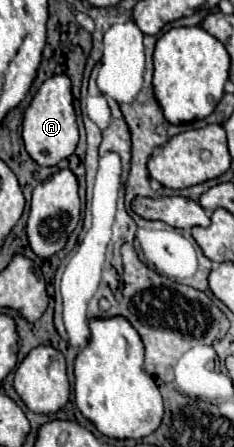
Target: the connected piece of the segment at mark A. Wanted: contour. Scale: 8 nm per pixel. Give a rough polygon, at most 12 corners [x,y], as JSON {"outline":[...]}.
{"outline":[[70,78],[42,82],[24,112],[22,138],[40,166],[78,144]]}

